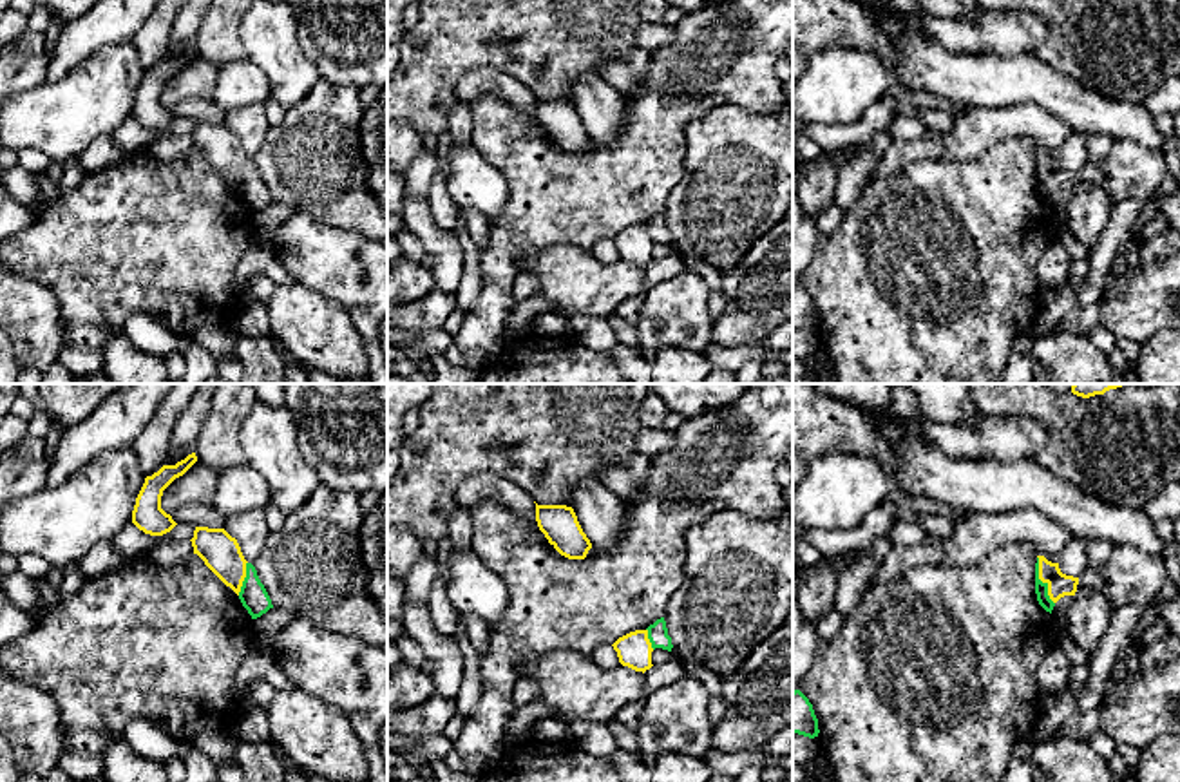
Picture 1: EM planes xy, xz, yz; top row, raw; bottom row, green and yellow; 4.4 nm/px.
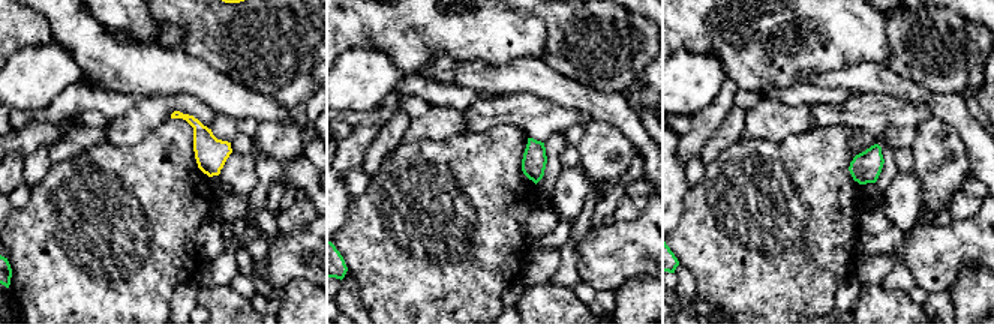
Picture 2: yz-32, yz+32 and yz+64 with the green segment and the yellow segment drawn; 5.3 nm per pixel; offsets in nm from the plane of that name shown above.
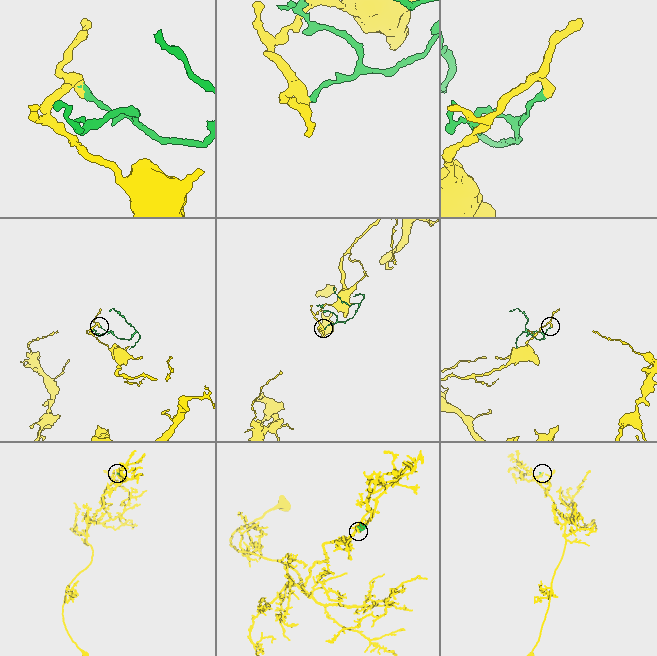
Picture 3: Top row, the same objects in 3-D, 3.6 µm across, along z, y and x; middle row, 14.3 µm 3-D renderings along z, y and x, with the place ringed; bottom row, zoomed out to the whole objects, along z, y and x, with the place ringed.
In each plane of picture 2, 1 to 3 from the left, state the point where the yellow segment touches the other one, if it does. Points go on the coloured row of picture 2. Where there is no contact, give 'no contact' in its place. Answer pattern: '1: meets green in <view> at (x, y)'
1: no contact
2: no contact
3: no contact

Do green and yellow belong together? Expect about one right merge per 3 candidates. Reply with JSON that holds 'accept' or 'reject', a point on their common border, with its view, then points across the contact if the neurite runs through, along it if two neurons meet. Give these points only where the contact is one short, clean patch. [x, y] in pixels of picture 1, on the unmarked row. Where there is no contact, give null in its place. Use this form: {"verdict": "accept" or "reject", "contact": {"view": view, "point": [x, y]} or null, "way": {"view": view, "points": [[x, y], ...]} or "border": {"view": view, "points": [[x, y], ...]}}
{"verdict": "accept", "contact": {"view": "yz", "point": [1039, 174]}, "way": {"view": "yz", "points": [[1041, 183], [1039, 174], [1059, 180]]}}

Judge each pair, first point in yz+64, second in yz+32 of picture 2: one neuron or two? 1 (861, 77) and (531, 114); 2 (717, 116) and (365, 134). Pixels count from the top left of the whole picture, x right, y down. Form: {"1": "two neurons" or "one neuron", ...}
{"1": "two neurons", "2": "one neuron"}

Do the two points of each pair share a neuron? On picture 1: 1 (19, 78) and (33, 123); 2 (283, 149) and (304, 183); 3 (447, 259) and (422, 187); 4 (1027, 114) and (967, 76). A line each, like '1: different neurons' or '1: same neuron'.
1: different neurons
2: same neuron
3: different neurons
4: different neurons

